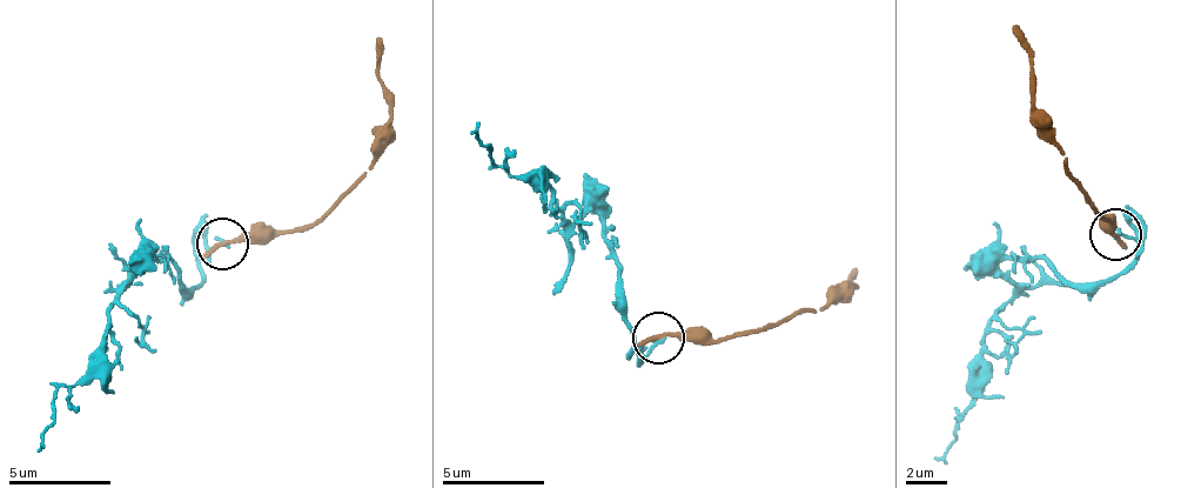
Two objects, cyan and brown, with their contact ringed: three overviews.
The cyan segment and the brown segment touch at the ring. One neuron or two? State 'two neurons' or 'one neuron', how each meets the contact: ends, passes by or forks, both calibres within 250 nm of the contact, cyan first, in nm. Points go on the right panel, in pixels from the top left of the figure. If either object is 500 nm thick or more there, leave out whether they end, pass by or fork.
two neurons; cyan ends there; brown ends there; 180 nm thick on the cyan side, 300 nm on the other

